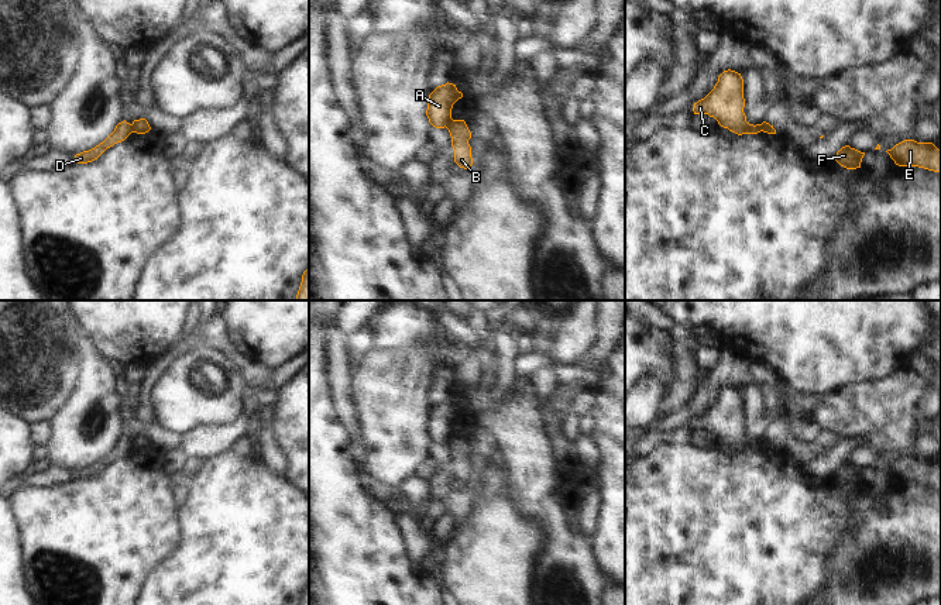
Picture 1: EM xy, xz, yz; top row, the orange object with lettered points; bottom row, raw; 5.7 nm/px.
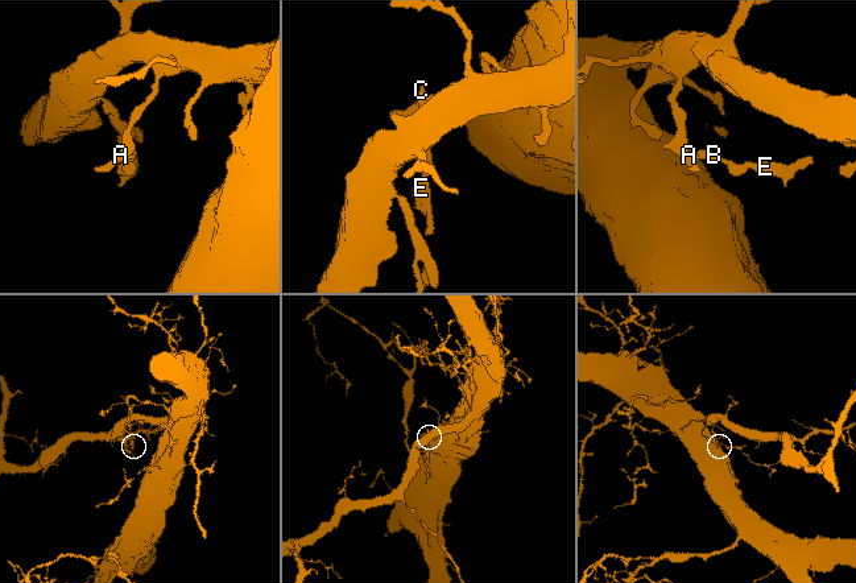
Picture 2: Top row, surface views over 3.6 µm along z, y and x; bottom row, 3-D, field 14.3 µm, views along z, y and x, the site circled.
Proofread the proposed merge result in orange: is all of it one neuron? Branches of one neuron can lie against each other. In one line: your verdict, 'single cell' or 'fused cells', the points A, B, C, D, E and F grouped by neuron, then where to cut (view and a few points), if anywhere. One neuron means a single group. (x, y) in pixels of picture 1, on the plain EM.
fused cells | A C D / B E F | xy (130, 440), (131, 447)

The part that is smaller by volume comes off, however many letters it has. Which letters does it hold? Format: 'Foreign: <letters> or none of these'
Foreign: B, E, F

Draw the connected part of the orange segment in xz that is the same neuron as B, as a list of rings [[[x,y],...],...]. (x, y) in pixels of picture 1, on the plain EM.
[[[450,436],[446,444],[451,453],[451,463],[454,465],[454,478],[464,485],[471,484],[471,463],[468,456],[471,454],[471,448],[464,436]]]

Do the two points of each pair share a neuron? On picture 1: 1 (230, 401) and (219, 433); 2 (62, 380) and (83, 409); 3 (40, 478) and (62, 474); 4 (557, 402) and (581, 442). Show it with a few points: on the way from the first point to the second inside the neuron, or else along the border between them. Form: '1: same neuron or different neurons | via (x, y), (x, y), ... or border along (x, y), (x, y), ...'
1: different neurons | border along (241, 412), (229, 423), (202, 423), (189, 430)
2: different neurons | border along (79, 364), (72, 391), (51, 418)
3: same neuron | via (45, 478), (57, 474)
4: different neurons | border along (572, 442), (577, 460)

